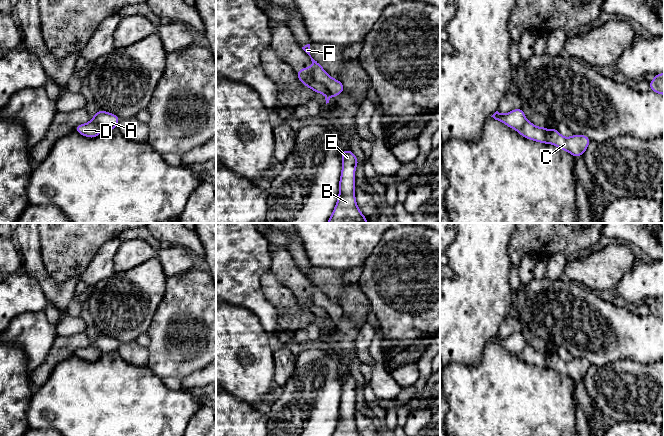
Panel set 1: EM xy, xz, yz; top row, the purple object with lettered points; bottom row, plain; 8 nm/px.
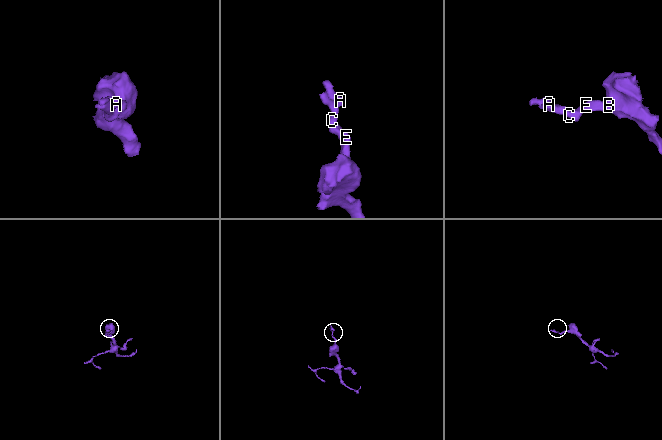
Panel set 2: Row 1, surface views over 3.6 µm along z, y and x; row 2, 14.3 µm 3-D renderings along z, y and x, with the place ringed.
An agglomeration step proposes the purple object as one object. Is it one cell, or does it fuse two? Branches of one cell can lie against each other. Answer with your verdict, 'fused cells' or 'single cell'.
fused cells

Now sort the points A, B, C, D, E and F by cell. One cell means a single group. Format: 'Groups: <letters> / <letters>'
Groups: A F / B C D E

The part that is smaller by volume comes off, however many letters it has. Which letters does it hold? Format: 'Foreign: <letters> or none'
Foreign: A, F

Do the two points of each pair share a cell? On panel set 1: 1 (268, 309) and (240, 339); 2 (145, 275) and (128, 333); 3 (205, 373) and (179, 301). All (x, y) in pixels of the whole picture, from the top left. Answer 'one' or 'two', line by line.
1: two
2: one
3: two

